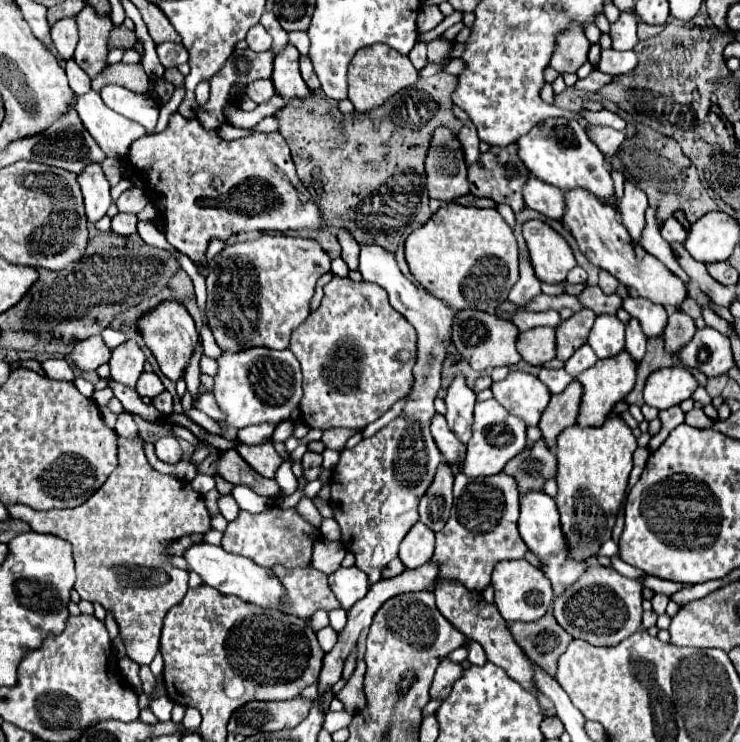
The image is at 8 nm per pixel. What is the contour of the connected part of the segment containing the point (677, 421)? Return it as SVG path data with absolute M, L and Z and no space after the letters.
M669 407L669 409L665 409L665 411L659 411L659 419L661 419L661 431L655 435L655 439L653 441L649 441L649 449L651 451L655 451L665 439L667 439L667 435L677 427L677 425L681 425L683 423L683 411L681 411L681 407Z

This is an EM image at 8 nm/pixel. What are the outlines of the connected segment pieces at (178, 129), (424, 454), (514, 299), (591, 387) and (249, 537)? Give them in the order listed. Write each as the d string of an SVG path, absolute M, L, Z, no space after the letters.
M173 113L167 129L135 141L127 159L133 169L149 171L145 191L159 215L163 209L165 237L197 268L208 264L205 252L211 237L227 239L237 231L325 227L317 203L295 173L289 145L277 131L223 141L217 131L201 129L197 119L187 121Z
M377 245L361 247L359 273L365 281L381 285L389 295L391 307L399 311L417 331L413 387L401 415L373 437L363 439L353 449L341 451L335 475L331 477L331 509L335 513L335 521L341 525L343 543L355 555L355 565L367 573L369 583L373 585L381 579L385 565L397 557L399 543L419 519L417 501L429 487L429 481L433 481L433 471L443 461L441 451L431 437L429 425L435 413L433 401L437 399L437 391L441 387L443 361L451 343L451 327L457 311L433 297L429 291L417 289L399 271L395 257L389 257L389 253L377 249Z
M519 255L519 275L521 275L519 281L513 285L513 289L509 293L509 301L513 305L523 307L541 293L541 281L535 277L527 255Z
M625 351L619 353L613 359L601 359L593 367L583 371L577 377L577 381L583 387L577 425L581 425L581 427L599 427L599 425L603 425L605 419L609 417L609 413L613 411L615 403L623 401L627 397L627 393L633 389L635 371L637 371L637 365L633 365L633 361L629 361L629 353L625 353Z
M269 507L267 511L259 515L251 515L247 511L241 511L235 521L227 525L227 531L223 535L221 547L227 553L243 555L255 561L257 565L271 567L271 565L289 565L289 567L309 567L311 561L311 547L313 541L319 537L319 529L311 527L295 509L281 511L277 507Z

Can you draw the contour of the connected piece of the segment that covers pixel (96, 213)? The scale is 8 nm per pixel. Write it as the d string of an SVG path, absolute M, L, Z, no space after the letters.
M89 163L77 175L77 181L81 185L81 193L85 199L87 219L95 223L107 213L109 205L113 203L109 195L109 181L105 179L105 173L101 171L101 163Z

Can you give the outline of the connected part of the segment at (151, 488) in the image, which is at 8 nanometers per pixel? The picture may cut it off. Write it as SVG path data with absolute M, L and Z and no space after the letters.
M117 435L117 469L109 475L105 485L95 491L83 505L73 509L49 509L49 511L35 511L23 505L13 505L7 511L13 517L21 517L29 521L31 529L37 533L51 533L71 543L73 559L75 559L75 591L81 599L103 605L105 611L113 615L119 625L119 635L125 645L127 657L139 665L149 665L159 651L159 637L165 613L181 603L187 593L187 573L167 563L167 549L173 541L193 533L205 533L211 529L211 517L205 507L203 495L197 493L189 481L175 479L171 475L157 473L145 457L143 439L127 439Z

